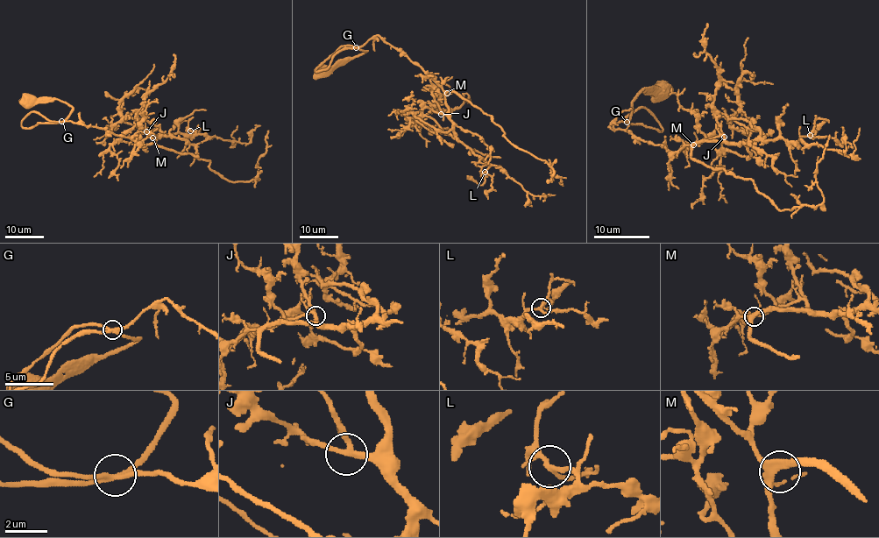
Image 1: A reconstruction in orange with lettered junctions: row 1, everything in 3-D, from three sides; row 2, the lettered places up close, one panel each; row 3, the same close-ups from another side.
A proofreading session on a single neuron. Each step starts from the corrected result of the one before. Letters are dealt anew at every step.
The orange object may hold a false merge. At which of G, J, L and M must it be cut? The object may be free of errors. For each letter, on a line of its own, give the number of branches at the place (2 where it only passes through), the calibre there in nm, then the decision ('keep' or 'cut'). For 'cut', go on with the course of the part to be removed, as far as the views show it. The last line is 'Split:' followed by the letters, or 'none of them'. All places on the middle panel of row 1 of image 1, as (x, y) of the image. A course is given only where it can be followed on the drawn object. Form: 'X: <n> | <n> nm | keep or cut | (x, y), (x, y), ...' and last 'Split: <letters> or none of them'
G: 4 | 280 nm | keep
J: 4 | 260 nm | keep
L: 4 | 220 nm | keep
M: 4 | 280 nm | keep
Split: none of them

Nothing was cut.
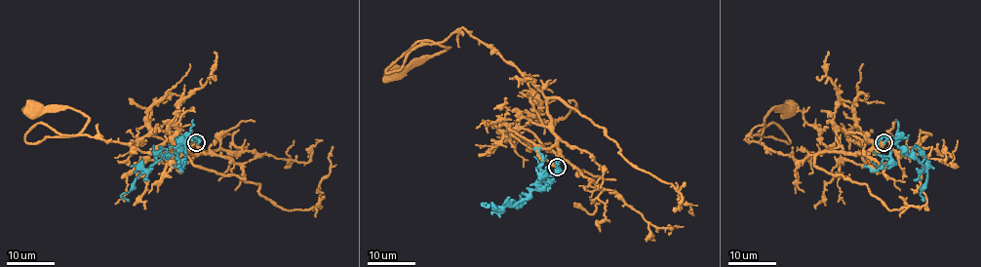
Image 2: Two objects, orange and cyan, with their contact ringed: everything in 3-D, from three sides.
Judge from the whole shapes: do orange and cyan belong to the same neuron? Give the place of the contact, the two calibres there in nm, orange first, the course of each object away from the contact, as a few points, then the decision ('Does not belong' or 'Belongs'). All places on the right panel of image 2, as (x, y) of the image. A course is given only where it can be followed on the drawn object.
Place: (883, 142). Thickness 600 nm (orange) against 190 nm. Course of orange: (884, 143), (844, 131), (860, 133), (871, 149), (796, 161), (745, 139), (763, 131), (773, 107), (787, 111). Course of cyan: (884, 143), (886, 139), (893, 140), (907, 155), (915, 157), (926, 172), (921, 200). Does not belong

